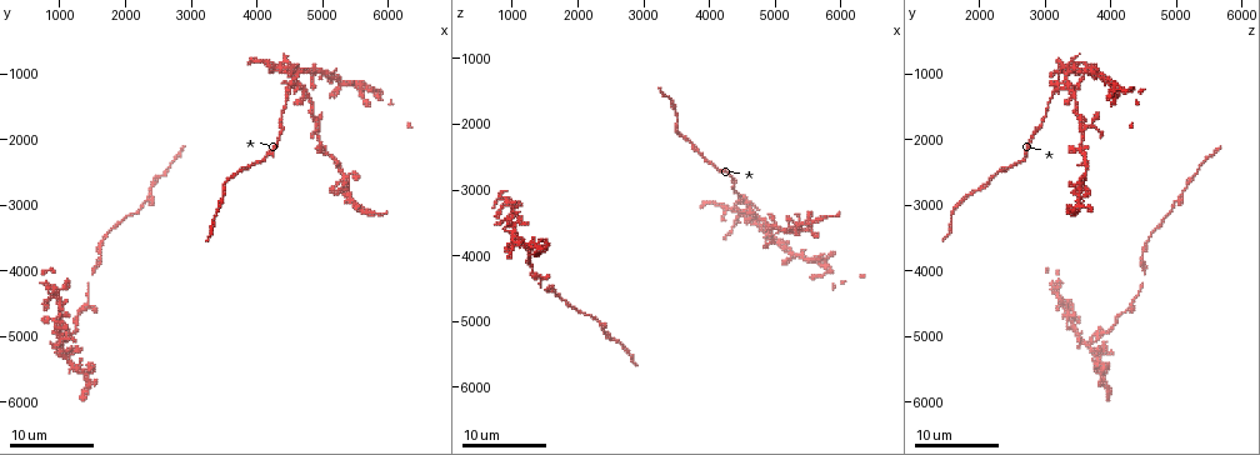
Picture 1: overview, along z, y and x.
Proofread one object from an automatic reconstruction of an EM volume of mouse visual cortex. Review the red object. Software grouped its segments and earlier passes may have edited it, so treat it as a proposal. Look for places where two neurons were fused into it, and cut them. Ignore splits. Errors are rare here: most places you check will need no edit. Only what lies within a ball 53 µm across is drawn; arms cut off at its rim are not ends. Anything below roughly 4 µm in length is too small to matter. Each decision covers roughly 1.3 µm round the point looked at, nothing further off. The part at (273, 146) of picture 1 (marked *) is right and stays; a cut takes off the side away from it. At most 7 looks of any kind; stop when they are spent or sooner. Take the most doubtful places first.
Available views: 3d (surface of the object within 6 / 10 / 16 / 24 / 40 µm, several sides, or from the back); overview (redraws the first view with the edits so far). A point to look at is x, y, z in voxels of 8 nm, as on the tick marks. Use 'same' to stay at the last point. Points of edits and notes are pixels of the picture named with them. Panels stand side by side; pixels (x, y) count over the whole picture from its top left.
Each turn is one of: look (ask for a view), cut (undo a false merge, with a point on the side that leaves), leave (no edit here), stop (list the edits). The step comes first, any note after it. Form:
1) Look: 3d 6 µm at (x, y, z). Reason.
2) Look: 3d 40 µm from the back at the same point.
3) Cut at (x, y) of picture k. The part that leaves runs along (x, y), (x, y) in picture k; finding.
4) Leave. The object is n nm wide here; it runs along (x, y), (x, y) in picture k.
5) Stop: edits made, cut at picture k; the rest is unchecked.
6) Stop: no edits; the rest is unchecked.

Look: 3d 16 µm at (4950, 1800, 3650). Four or more arms meet.

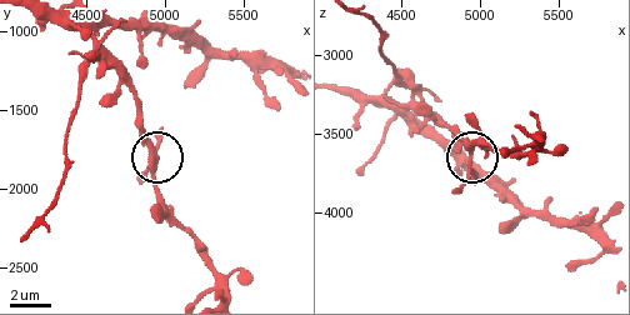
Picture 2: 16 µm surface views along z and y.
Look: 3d 10 µm at the same point. Closer look.

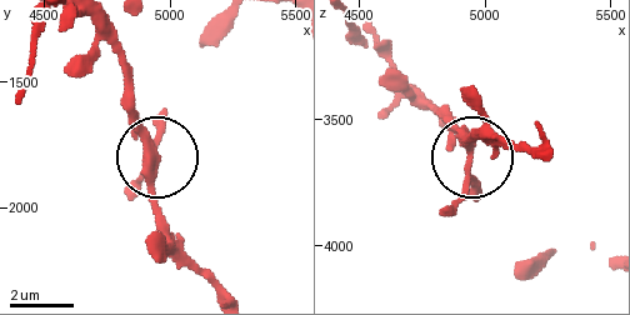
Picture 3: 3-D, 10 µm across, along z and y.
Leave. The object is 280 nm wide here; it runs along (385, 63), (474, 156), (465, 143), (481, 126) in picture 3; one neuron here.

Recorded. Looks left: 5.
Look: 3d 24 µm at (1400, 4550, 4350).

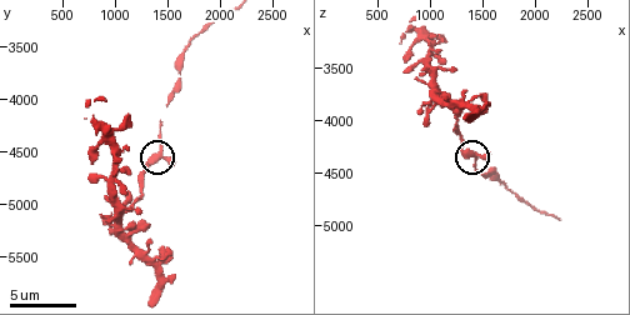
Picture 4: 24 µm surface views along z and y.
Look: 3d 6 µm at (1400, 4560, 4340).

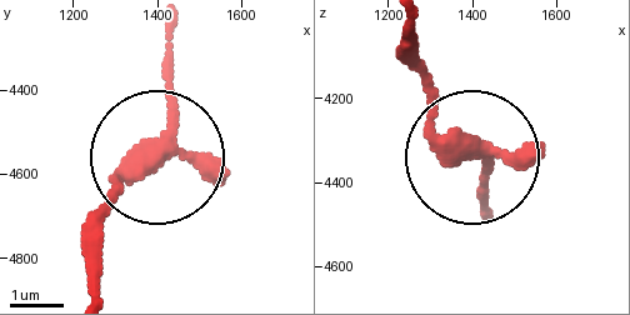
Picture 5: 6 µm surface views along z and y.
Leave. The object is 290 nm wide here; all the same neuron.

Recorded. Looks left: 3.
Look: 3d 16 µm at (2400, 2800, 5100). A narrow waist.

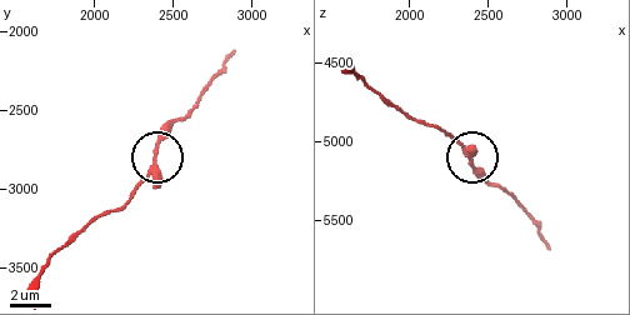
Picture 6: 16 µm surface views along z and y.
Look: 3d 6 µm at (2400, 2740, 5160).

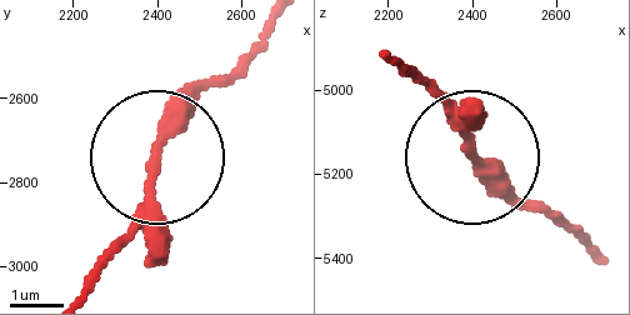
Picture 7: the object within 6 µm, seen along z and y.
Look: 3d 6 µm from the back at (2395, 2745, 5135).

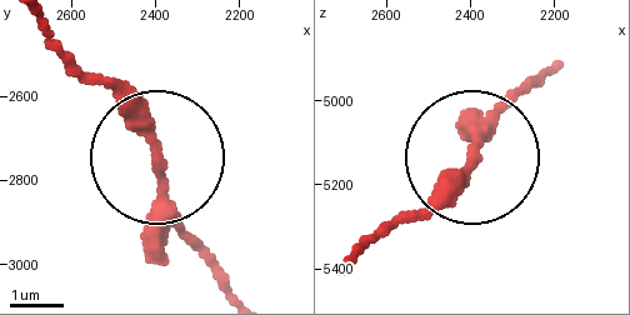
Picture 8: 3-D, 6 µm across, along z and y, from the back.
Leave. Continuous, no second neuron.

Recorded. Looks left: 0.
Stop: no edits; the rest is unchecked.

